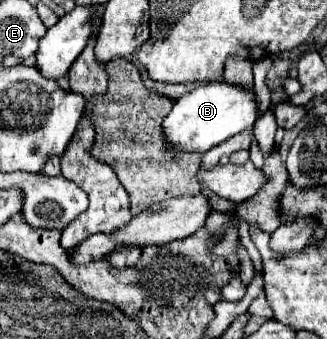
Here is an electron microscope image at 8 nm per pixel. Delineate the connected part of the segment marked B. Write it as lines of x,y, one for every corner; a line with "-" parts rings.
209,82
193,92
181,96
173,110
163,120
163,134
169,144
173,144
173,156
181,150
187,152
207,152
215,144
253,128
253,122
259,116
259,102
255,88
233,86
229,82

